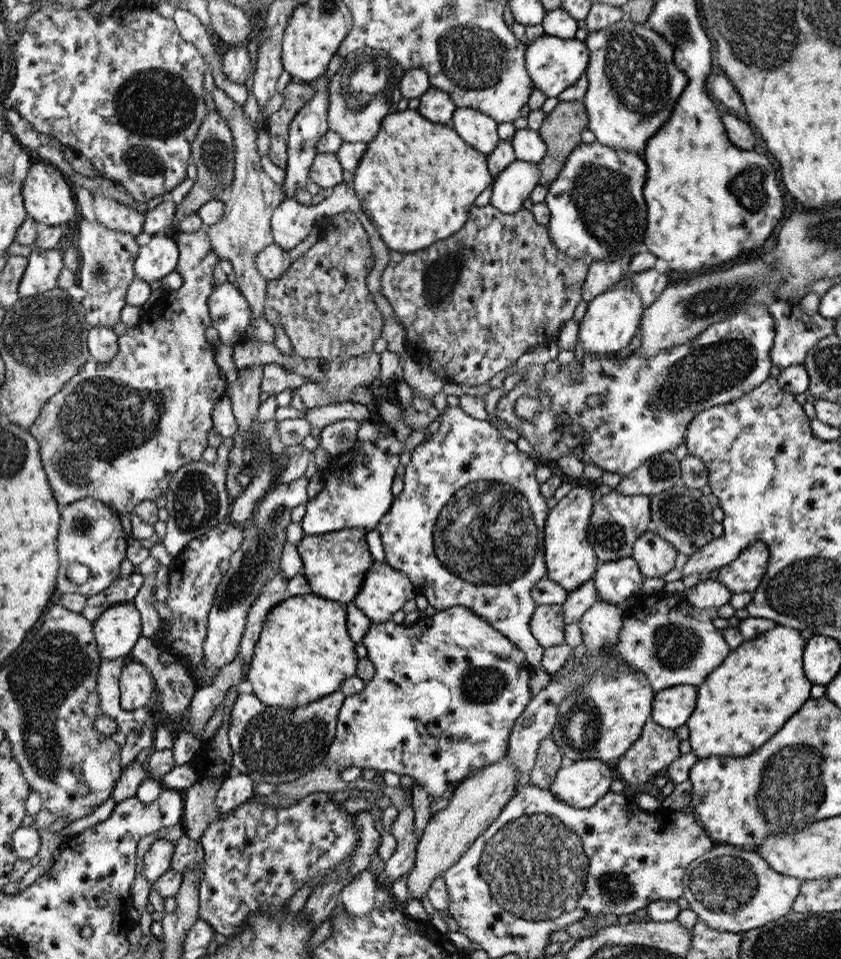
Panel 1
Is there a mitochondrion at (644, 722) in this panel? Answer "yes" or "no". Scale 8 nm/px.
no

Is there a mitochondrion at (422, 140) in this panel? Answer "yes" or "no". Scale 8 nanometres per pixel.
no

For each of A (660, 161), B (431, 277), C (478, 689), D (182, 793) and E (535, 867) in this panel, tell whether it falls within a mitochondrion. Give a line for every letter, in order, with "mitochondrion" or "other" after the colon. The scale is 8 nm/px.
A: other
B: mitochondrion
C: mitochondrion
D: other
E: mitochondrion

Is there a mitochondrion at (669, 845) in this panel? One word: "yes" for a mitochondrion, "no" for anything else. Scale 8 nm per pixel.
no

